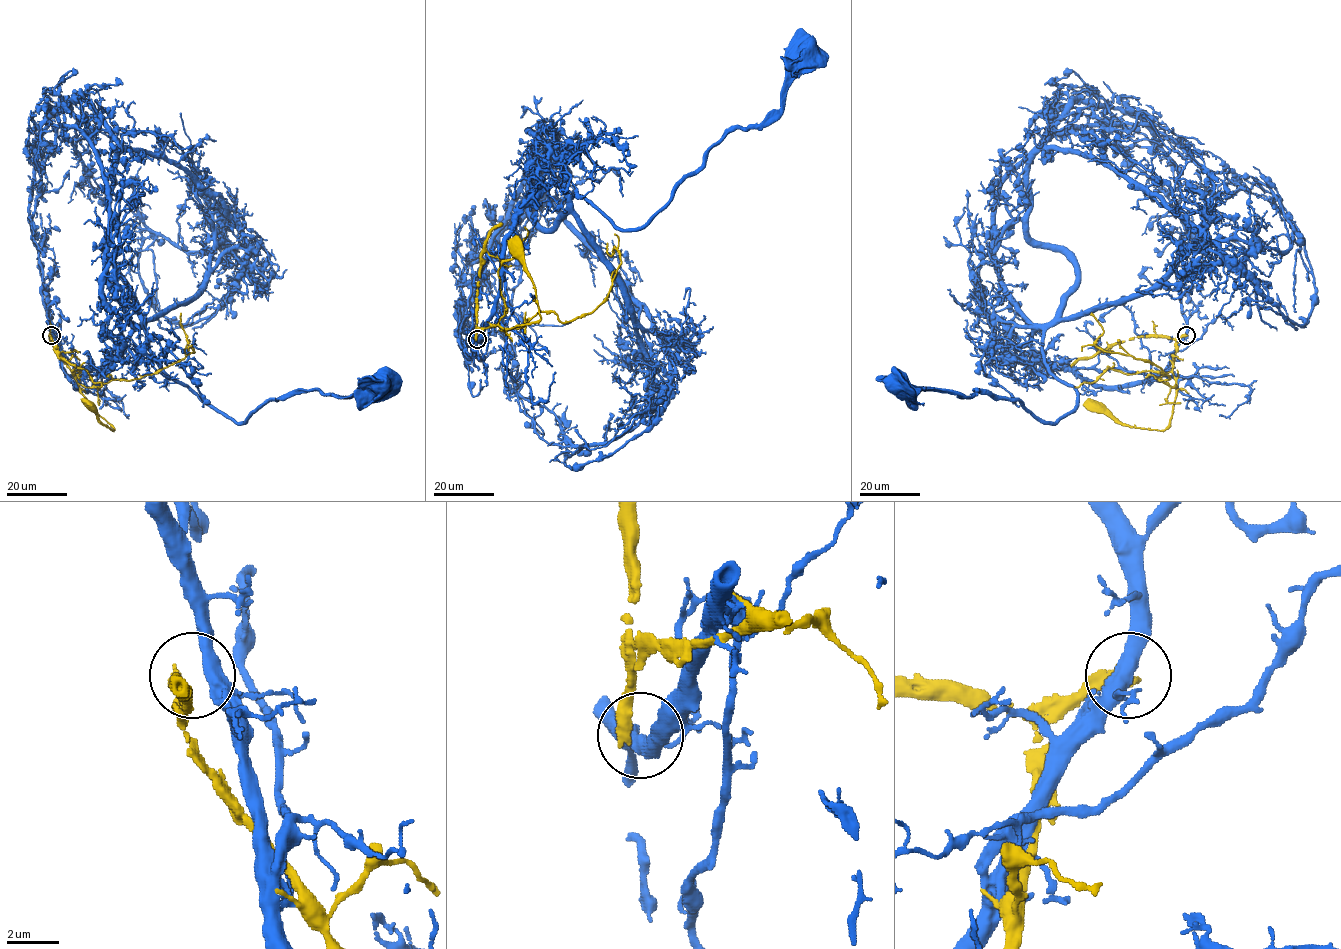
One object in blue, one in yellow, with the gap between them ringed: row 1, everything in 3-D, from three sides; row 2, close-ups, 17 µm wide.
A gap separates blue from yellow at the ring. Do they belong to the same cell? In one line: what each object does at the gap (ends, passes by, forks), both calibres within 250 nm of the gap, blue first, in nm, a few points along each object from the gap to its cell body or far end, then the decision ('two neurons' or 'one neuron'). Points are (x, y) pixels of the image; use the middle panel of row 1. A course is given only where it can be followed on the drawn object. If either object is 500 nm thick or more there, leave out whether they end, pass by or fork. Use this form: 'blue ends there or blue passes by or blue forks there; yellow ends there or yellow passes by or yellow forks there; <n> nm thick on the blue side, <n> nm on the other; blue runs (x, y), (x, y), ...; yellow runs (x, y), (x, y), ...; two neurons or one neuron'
500 nm thick on the blue side, 480 nm on the other; blue runs (479, 338), (515, 216), (549, 184), (640, 229), (728, 133), (781, 107), (807, 53); yellow runs (476, 338), (477, 329), (496, 325), (511, 329), (536, 322), (541, 317), (536, 289), (516, 245); two neurons

